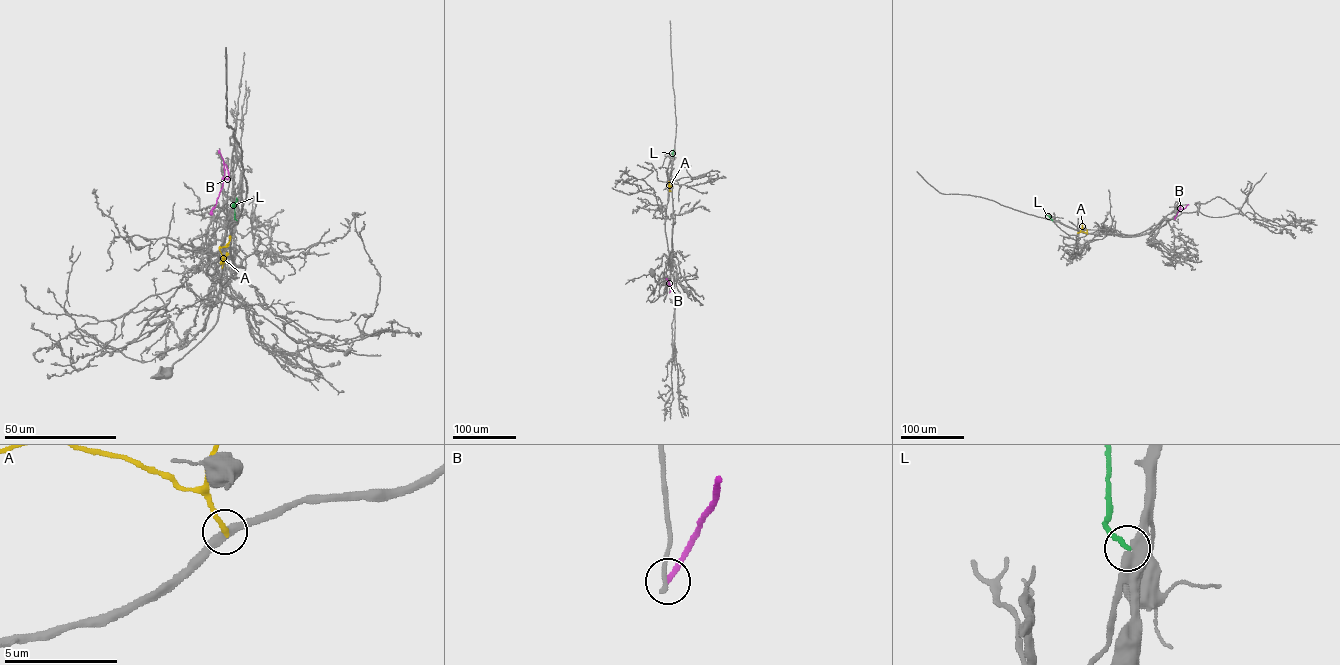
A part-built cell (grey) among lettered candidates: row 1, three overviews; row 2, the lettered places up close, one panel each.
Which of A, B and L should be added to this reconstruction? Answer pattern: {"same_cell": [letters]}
{"same_cell": []}

